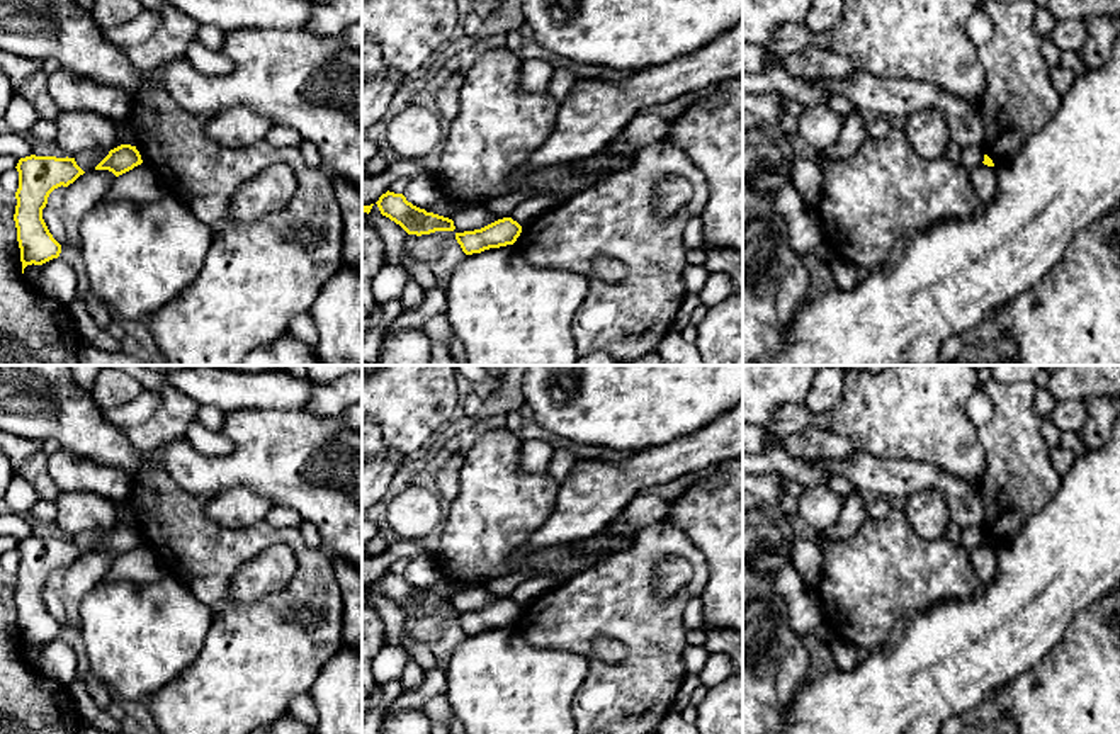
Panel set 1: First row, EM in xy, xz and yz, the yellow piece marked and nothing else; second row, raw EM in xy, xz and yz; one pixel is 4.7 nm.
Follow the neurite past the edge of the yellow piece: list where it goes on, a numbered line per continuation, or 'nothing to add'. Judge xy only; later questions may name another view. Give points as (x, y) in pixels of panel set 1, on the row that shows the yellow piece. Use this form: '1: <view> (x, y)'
nothing to add

